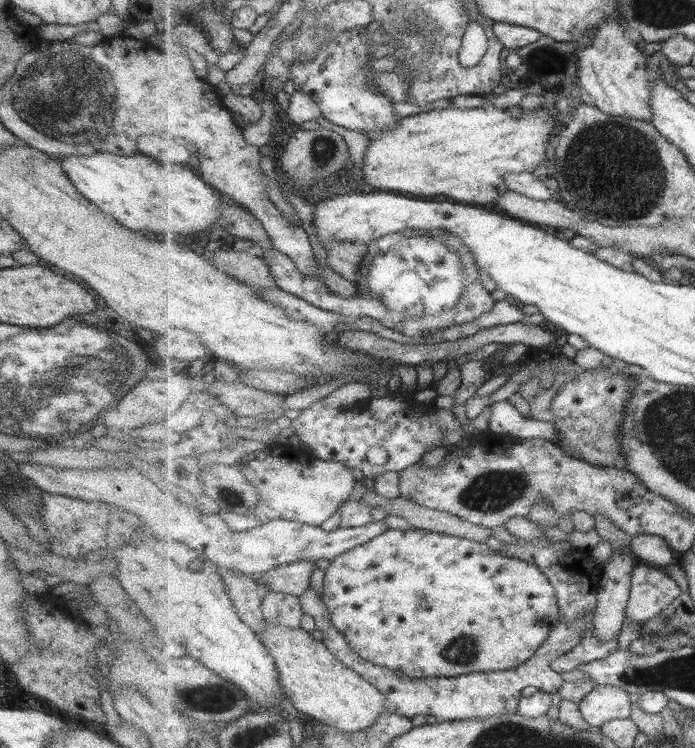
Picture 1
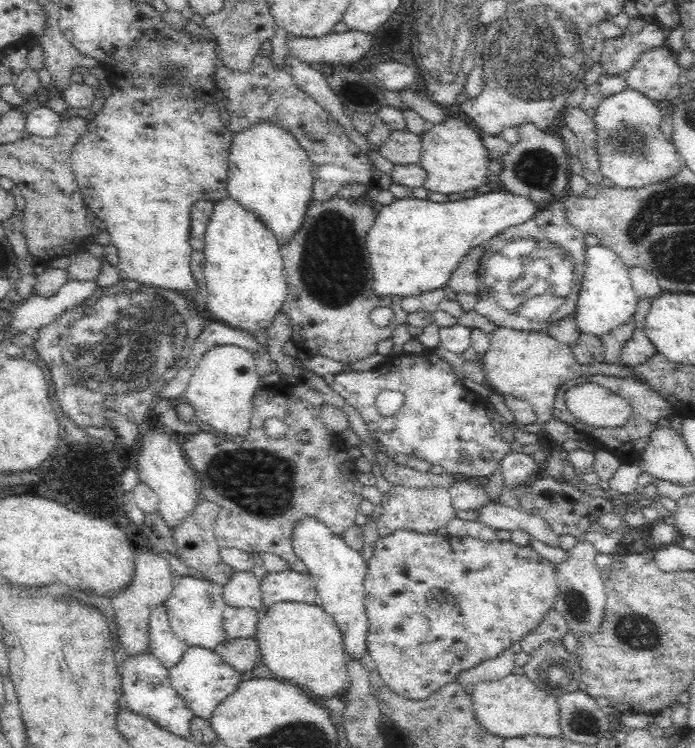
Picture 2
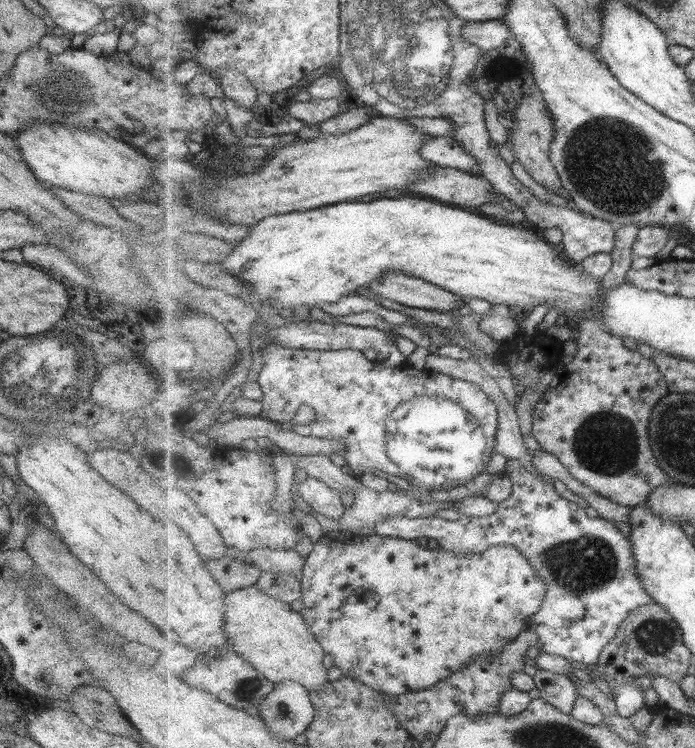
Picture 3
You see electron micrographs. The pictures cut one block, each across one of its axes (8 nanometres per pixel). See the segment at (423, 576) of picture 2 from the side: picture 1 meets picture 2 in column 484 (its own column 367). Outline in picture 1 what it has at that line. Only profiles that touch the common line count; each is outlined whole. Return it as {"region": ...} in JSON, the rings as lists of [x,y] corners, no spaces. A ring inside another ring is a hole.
{"region":[[[422,528],[408,530],[387,529],[370,542],[350,552],[342,554],[331,562],[323,580],[322,598],[332,612],[332,621],[339,630],[346,634],[351,648],[369,662],[401,672],[411,678],[458,677],[479,672],[497,672],[511,670],[525,664],[534,657],[552,629],[560,625],[560,604],[555,587],[550,578],[534,563],[521,558],[509,557],[507,554],[491,550],[485,543],[475,543],[468,538],[448,535]]]}

